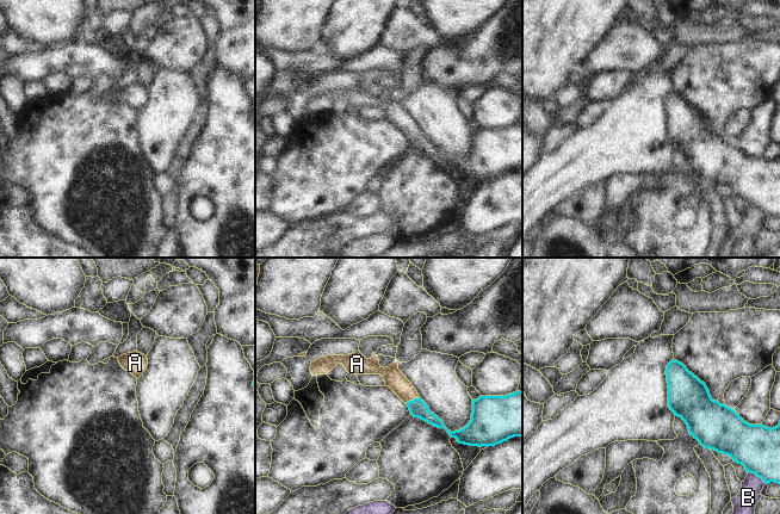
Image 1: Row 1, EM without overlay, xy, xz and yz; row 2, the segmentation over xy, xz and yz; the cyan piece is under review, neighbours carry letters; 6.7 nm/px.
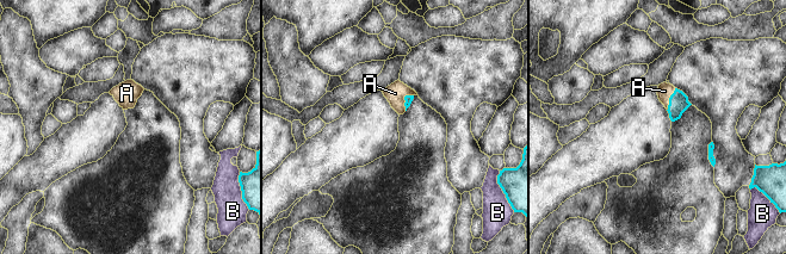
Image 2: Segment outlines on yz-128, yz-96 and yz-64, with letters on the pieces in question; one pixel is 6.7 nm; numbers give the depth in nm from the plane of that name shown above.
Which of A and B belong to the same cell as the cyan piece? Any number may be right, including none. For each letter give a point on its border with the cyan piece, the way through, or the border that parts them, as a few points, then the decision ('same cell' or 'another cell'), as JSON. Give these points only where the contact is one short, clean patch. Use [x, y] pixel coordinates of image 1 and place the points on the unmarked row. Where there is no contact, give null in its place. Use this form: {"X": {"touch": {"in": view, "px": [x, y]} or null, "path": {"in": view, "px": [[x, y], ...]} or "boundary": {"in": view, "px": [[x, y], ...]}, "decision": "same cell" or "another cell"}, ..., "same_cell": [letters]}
{"A": {"touch": {"in": "xz", "px": [413, 132]}, "path": {"in": "xz", "px": [[418, 141], [413, 132], [394, 111]]}, "decision": "same cell"}, "B": {"touch": {"in": "yz", "px": [757, 209]}, "decision": "another cell"}, "same_cell": ["A"]}

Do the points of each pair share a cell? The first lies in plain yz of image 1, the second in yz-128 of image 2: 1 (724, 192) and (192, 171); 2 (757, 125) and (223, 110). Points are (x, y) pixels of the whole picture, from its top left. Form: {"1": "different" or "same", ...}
{"1": "same", "2": "different"}

